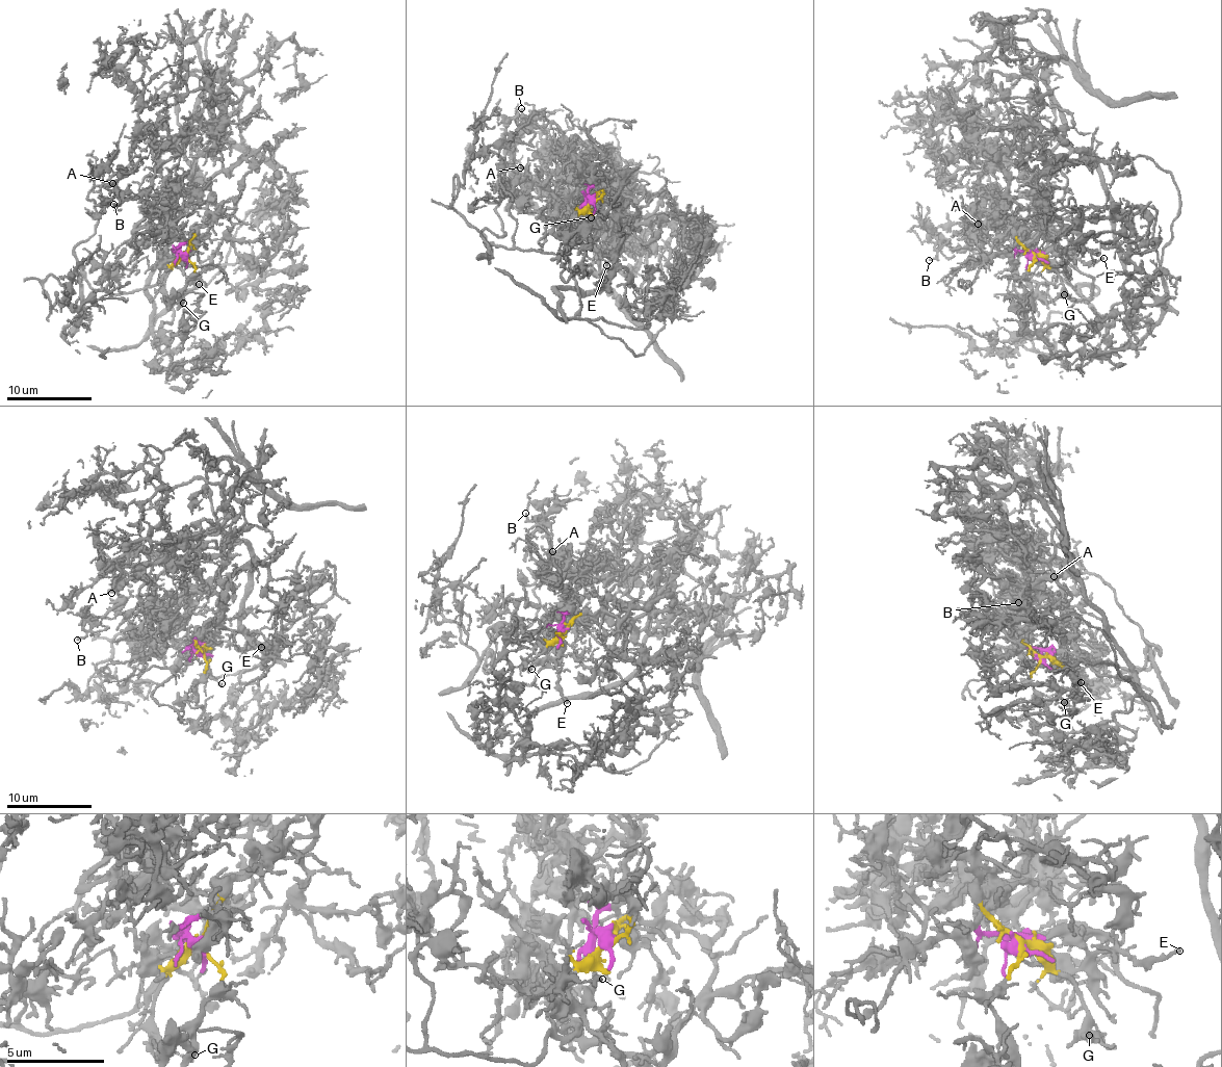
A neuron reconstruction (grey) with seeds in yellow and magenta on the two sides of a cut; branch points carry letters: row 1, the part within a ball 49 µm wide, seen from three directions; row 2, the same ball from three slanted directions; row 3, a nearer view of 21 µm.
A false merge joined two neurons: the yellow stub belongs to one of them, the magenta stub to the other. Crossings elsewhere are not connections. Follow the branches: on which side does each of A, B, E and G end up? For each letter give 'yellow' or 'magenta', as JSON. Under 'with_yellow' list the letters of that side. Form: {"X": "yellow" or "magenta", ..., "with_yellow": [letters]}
{"A": "magenta", "B": "magenta", "E": "magenta", "G": "yellow", "with_yellow": ["G"]}

